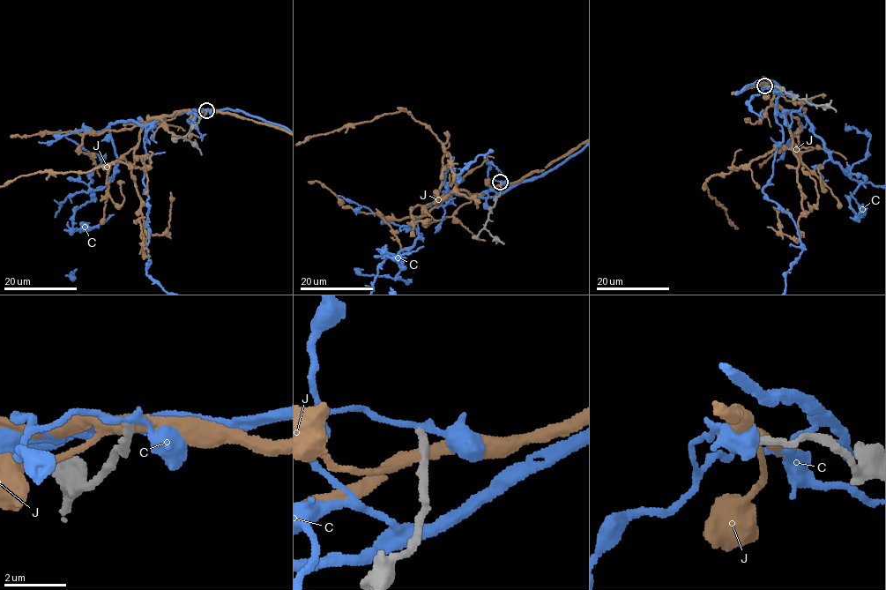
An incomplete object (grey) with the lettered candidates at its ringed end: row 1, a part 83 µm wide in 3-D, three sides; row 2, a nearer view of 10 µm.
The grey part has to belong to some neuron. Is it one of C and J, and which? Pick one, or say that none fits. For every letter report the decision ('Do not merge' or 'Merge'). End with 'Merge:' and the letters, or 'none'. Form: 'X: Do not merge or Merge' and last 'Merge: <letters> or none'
C: Do not merge
J: Do not merge
Merge: none

